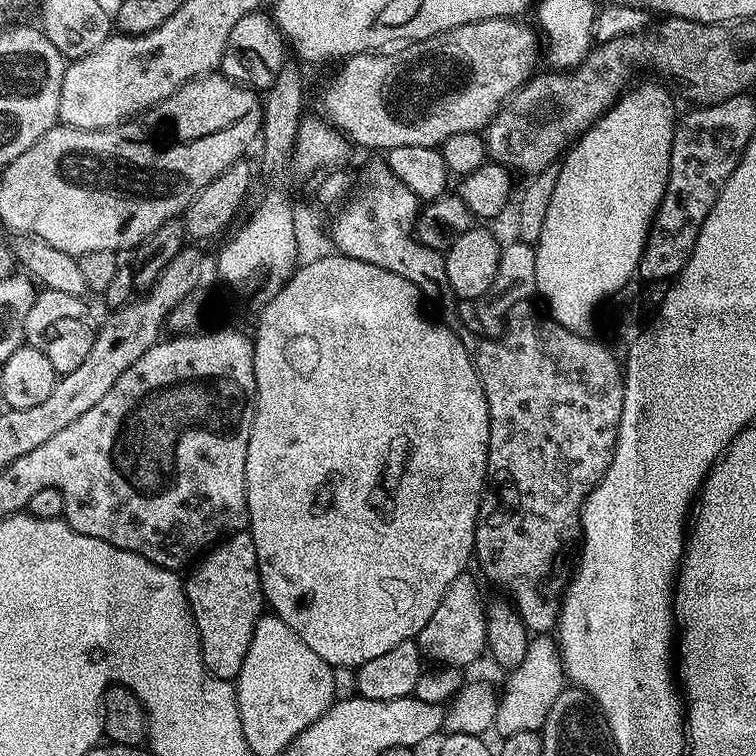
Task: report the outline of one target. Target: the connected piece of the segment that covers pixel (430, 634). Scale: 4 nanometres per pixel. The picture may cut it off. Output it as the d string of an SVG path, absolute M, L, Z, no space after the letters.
M465 570L458 574L458 578L454 578L454 582L450 582L450 586L446 590L446 594L442 594L442 602L438 602L438 610L434 610L434 615L430 618L430 622L426 622L426 626L422 626L422 630L416 635L416 644L420 647L421 657L430 659L440 666L451 666L461 670L467 669L467 664L472 664L481 655L486 652L488 639L486 638L486 600L480 597L480 584L471 576L471 571Z

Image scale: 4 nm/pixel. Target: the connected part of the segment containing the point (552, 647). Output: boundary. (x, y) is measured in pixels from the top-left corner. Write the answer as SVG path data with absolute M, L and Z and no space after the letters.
M548 634L533 635L528 641L526 656L505 676L508 677L504 680L504 693L499 693L496 705L495 731L500 731L501 737L518 734L522 730L540 732L546 722L546 714L550 714L550 706L554 706L554 698L558 698L566 687L564 662L560 658L557 641Z

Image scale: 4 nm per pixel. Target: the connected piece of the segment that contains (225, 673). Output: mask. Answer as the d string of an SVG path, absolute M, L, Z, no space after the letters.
M251 531L233 532L221 539L195 561L194 567L196 569L184 580L184 592L198 626L204 667L218 680L235 681L242 670L242 662L246 662L246 650L250 650L254 626L266 604L264 592L260 589L258 554L254 550Z

